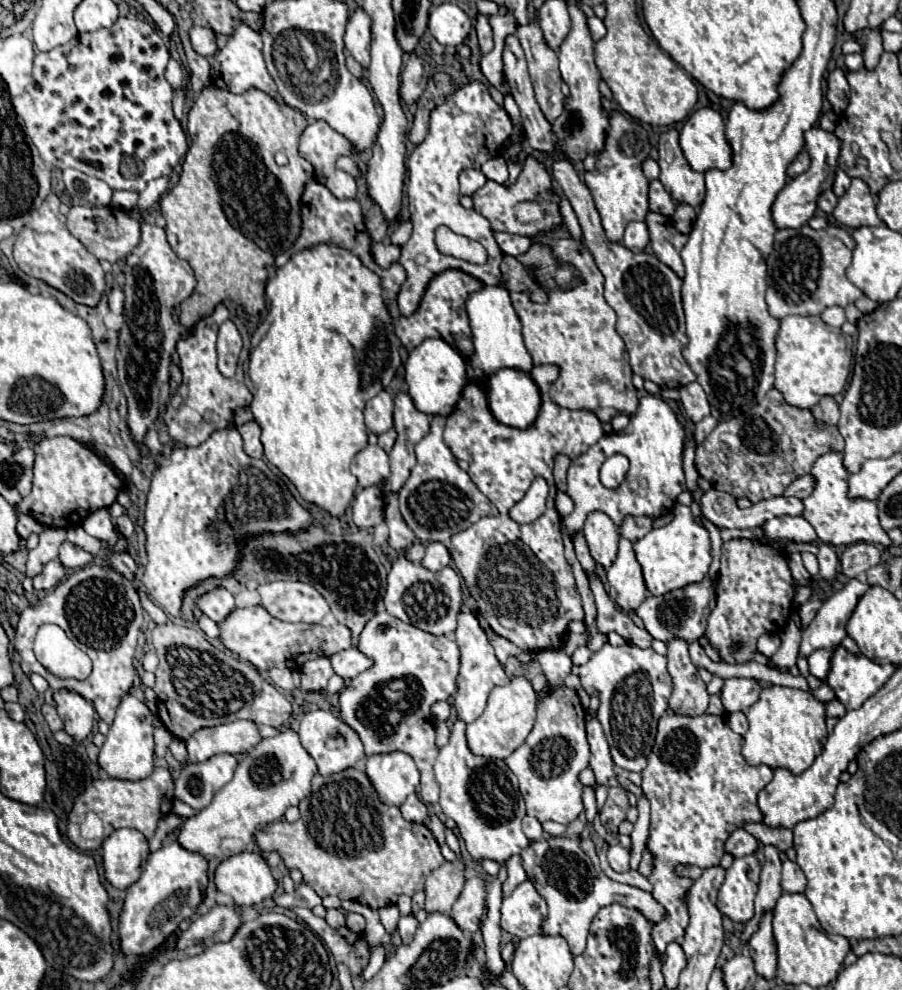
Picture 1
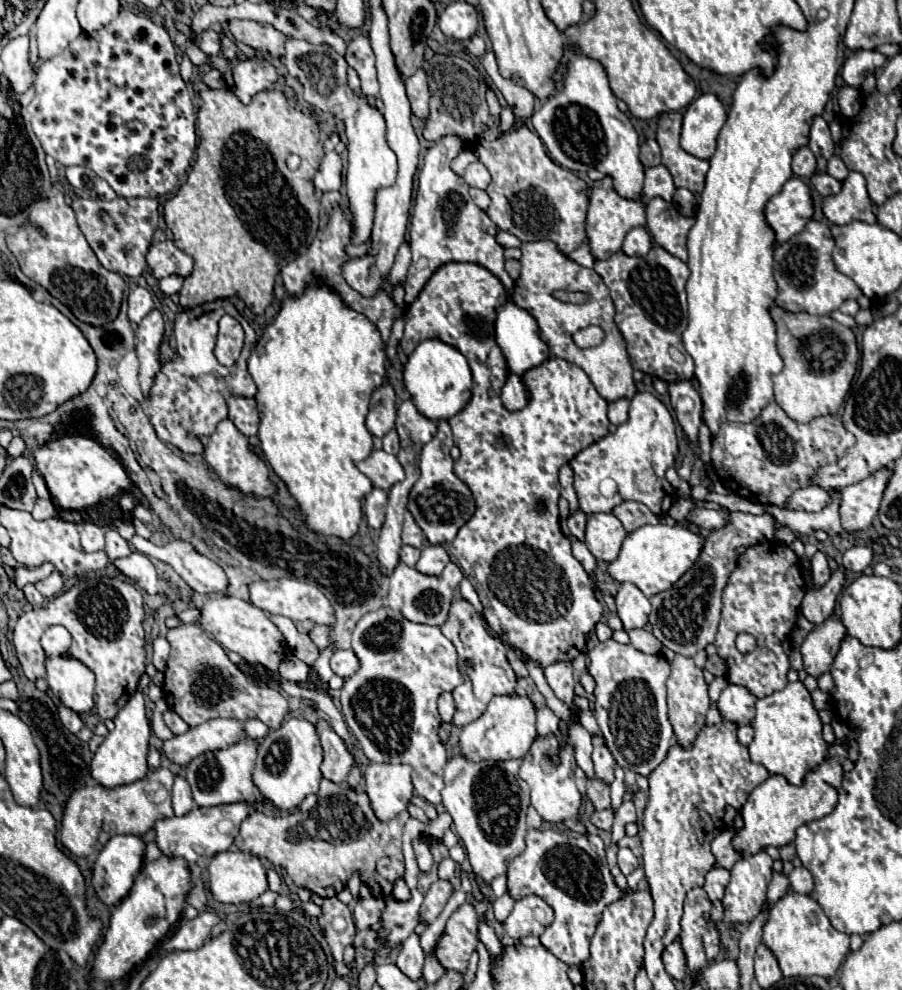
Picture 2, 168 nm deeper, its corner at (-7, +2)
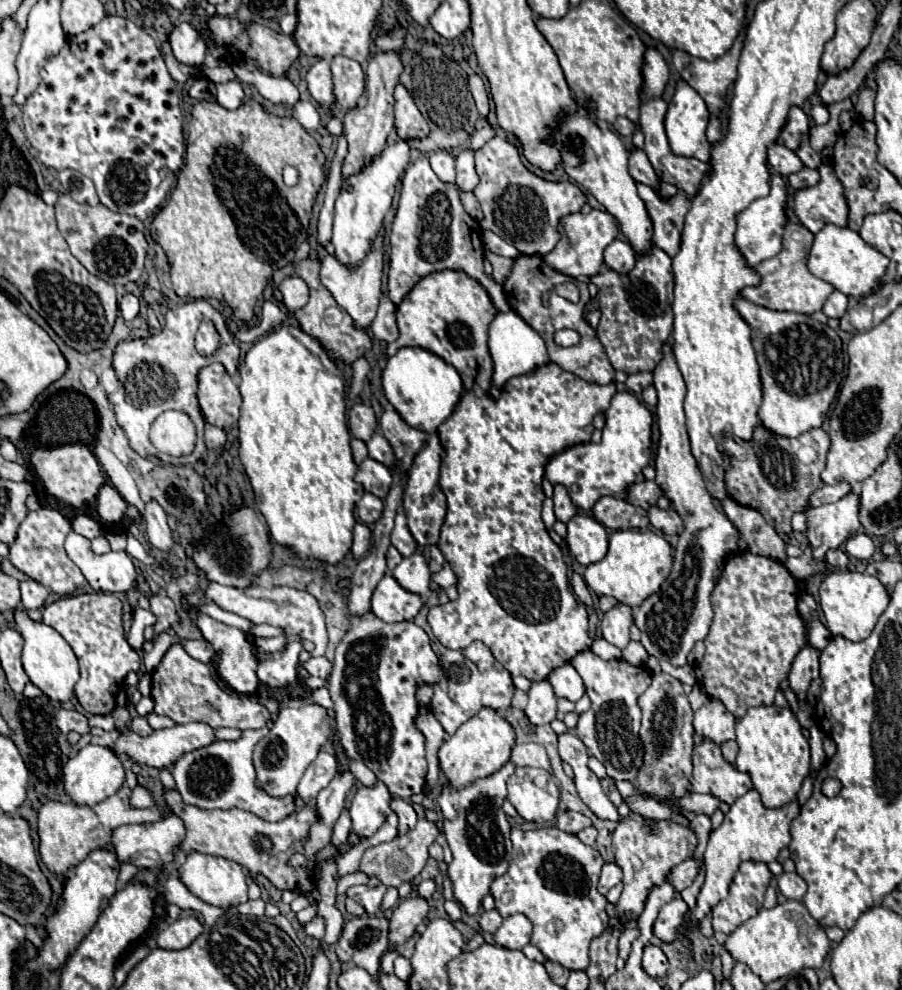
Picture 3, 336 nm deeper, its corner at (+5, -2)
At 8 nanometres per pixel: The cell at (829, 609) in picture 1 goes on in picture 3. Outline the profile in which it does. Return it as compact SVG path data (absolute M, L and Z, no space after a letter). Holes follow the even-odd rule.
M806 645L804 649L800 649L800 653L796 655L792 669L788 673L788 681L792 691L804 699L806 691L810 687L810 681L818 677L818 661L820 661L820 651L812 645Z

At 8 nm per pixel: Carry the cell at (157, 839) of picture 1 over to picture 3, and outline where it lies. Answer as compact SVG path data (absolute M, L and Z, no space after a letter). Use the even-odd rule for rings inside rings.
M124 863L122 867L120 867L120 875L118 875L118 881L120 881L120 887L122 885L126 885L130 879L134 879L134 875L138 873L138 867L136 865L132 865L132 863Z

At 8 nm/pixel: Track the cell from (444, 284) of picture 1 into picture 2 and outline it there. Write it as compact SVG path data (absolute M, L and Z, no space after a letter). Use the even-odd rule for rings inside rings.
M446 263L430 277L416 301L406 307L406 327L400 347L410 355L418 343L440 339L454 345L468 359L474 375L472 399L458 415L450 417L448 423L454 433L454 443L460 449L454 473L472 491L476 511L448 545L448 553L456 559L458 567L480 595L482 615L488 627L512 649L518 649L524 661L534 661L544 669L556 661L572 661L584 653L586 635L594 631L604 611L592 593L594 589L588 573L572 555L570 541L558 525L558 469L578 451L608 435L608 401L598 395L596 387L580 367L570 361L550 357L522 377L528 391L528 405L520 411L508 411L502 407L500 387L506 383L508 365L496 345L492 325L496 321L496 309L504 305L504 301L508 301L504 285L488 269L476 263Z

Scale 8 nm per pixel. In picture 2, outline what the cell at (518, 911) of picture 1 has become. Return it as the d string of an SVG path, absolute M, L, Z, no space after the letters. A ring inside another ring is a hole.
M528 895L516 901L510 917L504 921L506 935L512 939L522 939L528 935L542 935L544 929L554 921L552 907L536 895Z

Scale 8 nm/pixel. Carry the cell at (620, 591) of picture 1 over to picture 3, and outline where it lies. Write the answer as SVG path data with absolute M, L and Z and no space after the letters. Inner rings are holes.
M618 603L610 611L604 613L600 629L606 641L624 649L630 641L630 635L628 635L630 625L632 625L632 609L624 603Z

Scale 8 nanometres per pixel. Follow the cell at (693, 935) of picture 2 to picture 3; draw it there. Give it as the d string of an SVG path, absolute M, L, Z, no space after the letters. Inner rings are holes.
M680 897L676 901L670 901L668 905L664 905L660 909L660 917L656 919L654 935L658 939L662 939L664 943L674 943L680 935L686 911L688 911L688 907L686 907L684 899L680 899Z

